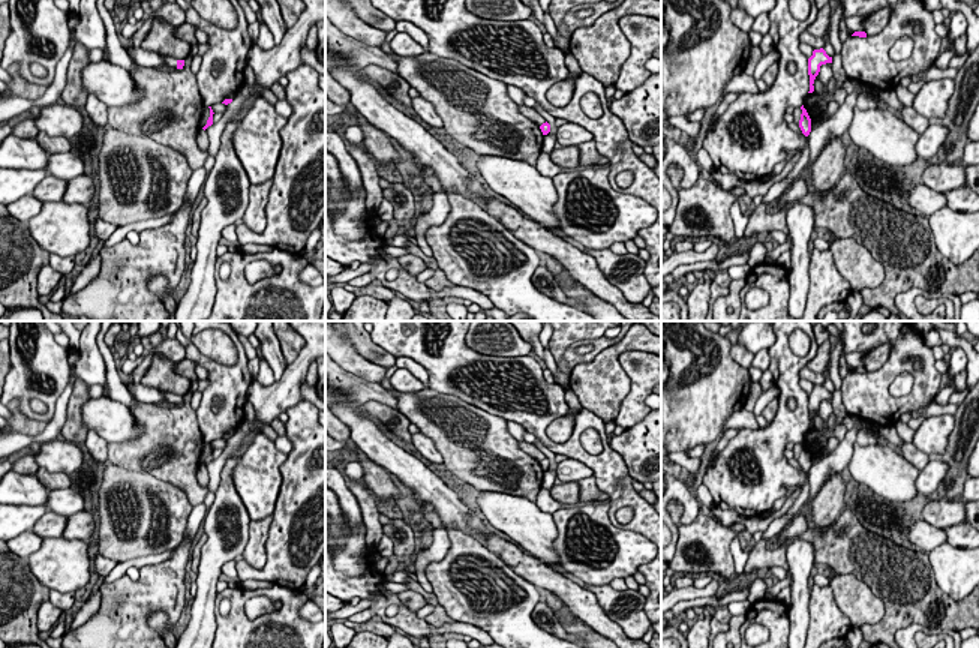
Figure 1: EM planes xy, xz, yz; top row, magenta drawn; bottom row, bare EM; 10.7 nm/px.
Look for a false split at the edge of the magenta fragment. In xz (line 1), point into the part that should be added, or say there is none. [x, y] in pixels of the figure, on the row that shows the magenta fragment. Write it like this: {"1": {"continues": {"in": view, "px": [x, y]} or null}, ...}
{"1": {"continues": null}}

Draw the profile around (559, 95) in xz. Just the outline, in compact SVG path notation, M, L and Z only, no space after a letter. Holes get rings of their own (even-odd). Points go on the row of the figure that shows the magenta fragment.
M565 54L565 64L570 70L570 76L564 81L553 84L547 93L547 100L555 106L565 106L574 93L574 80L582 75L579 62L570 54Z

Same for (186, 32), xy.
M183 22L181 26L177 26L174 30L175 38L186 40L192 45L198 44L196 38L195 38L195 32L198 28L193 24L189 22Z

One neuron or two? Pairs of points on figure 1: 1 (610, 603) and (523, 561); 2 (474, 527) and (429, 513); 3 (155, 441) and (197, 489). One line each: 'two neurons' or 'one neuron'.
1: two neurons
2: two neurons
3: one neuron

